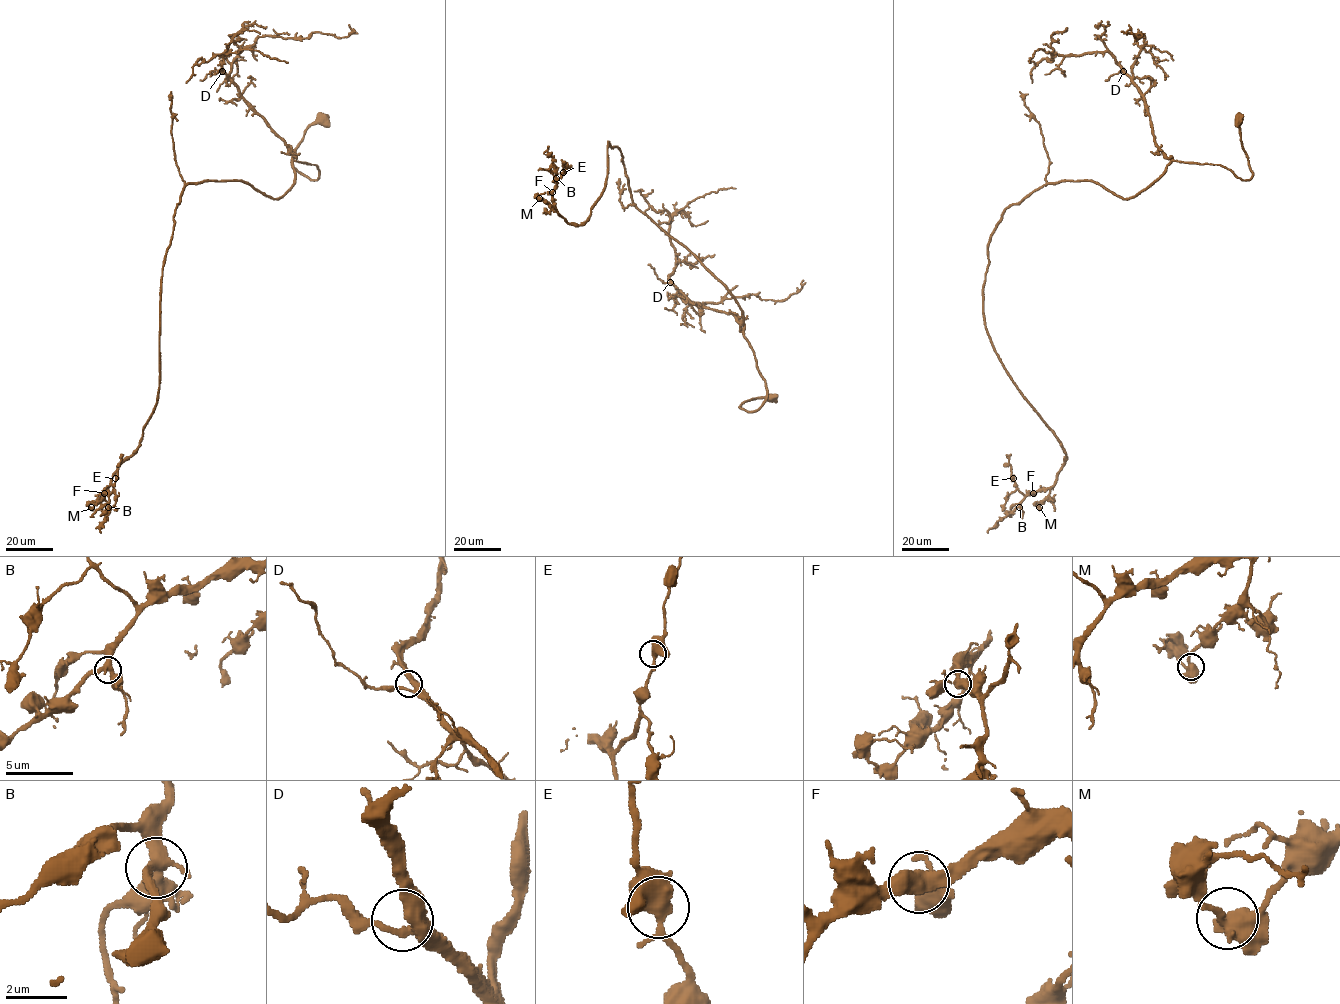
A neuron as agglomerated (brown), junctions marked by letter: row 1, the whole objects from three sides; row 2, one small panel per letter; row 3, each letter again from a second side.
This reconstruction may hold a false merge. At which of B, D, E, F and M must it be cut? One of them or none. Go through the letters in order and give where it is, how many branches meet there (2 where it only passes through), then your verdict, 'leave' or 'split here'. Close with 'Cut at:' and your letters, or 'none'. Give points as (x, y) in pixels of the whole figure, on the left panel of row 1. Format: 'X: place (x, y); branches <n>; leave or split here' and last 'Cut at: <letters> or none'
B: place (108, 507); branches 3; leave
D: place (222, 71); branches 3; leave
E: place (115, 478); branches 3; leave
F: place (104, 493); branches 3; leave
M: place (91, 507); branches 3; leave
Cut at: none

